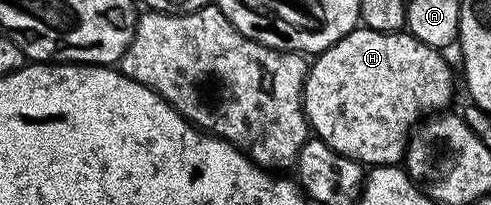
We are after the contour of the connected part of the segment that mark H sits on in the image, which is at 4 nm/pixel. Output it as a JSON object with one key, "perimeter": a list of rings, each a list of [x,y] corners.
{"perimeter":[[[364,27],[353,29],[343,39],[336,41],[330,49],[325,49],[312,58],[309,74],[305,76],[305,118],[309,120],[310,130],[315,134],[316,140],[327,143],[327,147],[361,162],[366,167],[397,165],[404,158],[406,144],[418,122],[452,106],[449,104],[453,101],[453,69],[445,62],[445,56],[442,50],[427,47],[427,43],[419,43],[419,39],[415,39],[408,31],[384,33]]]}

